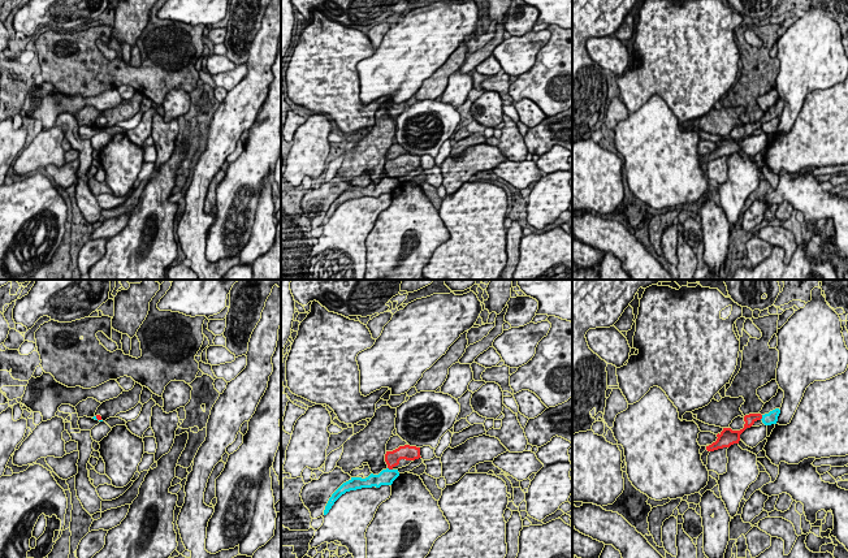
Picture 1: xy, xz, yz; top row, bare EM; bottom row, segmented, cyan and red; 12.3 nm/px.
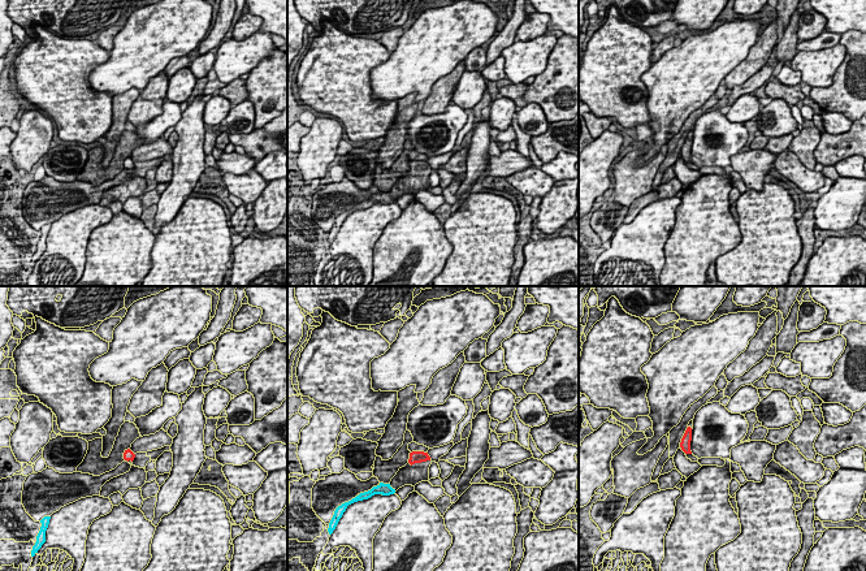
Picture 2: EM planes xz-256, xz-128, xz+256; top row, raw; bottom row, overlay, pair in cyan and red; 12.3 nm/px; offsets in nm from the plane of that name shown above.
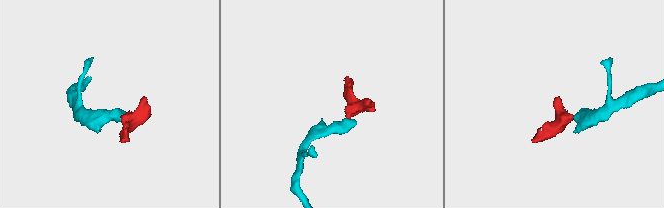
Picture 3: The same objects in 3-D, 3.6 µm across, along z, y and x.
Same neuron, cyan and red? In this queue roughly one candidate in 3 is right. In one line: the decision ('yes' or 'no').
no

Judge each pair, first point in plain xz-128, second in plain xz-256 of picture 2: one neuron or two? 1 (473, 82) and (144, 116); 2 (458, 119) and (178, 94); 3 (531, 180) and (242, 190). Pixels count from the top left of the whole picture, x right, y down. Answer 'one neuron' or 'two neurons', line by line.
1: two neurons
2: one neuron
3: one neuron

